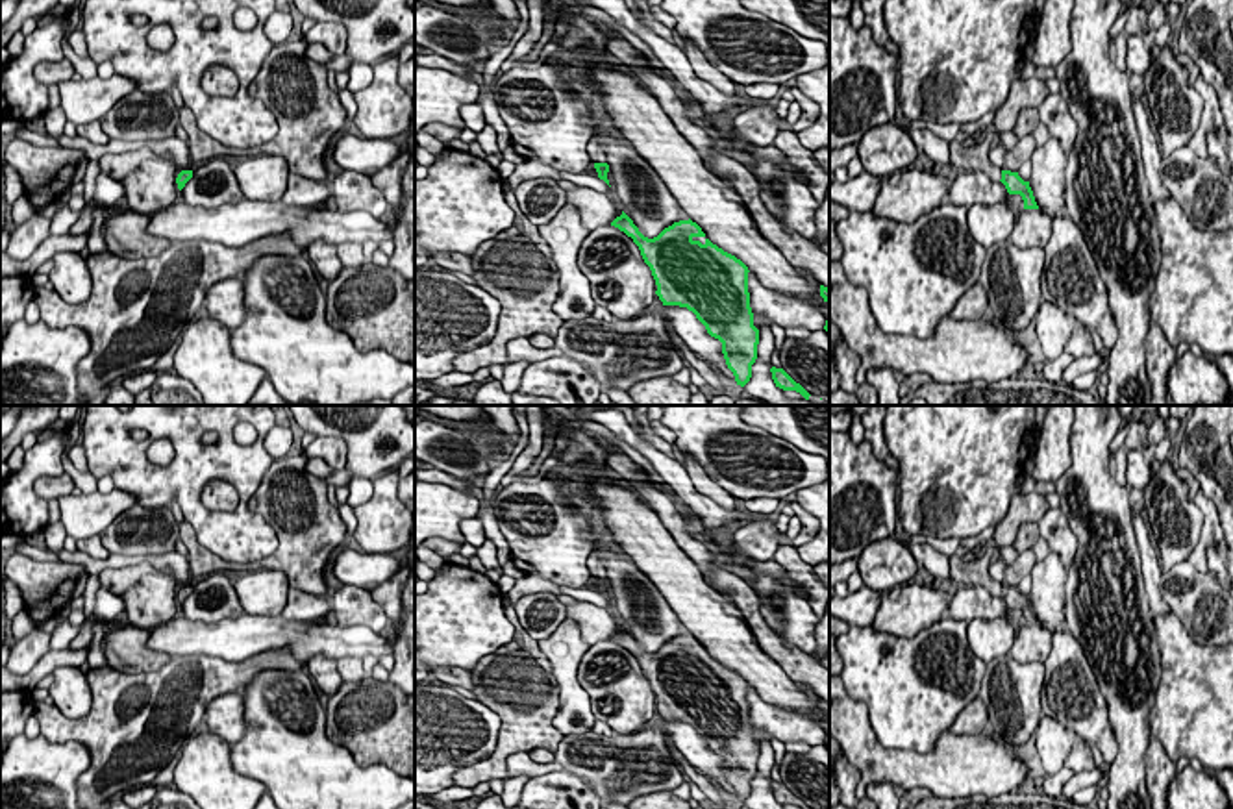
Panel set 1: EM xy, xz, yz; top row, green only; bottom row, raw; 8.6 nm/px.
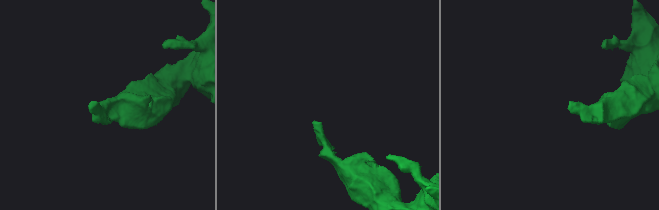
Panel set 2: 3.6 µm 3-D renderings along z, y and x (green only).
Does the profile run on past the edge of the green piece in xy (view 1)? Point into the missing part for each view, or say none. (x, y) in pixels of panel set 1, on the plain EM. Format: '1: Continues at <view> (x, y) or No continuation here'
1: No continuation here

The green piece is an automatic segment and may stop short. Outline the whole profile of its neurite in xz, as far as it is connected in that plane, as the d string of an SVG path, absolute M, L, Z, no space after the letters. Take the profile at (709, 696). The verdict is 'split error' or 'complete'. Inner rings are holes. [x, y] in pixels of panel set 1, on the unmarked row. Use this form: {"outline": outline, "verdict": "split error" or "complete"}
{"outline": "M622 626L611 641L639 661L655 694L663 720L687 722L722 757L722 768L737 800L752 792L759 744L748 707L748 681L713 659L702 642L689 635L674 637L657 652L644 652Z", "verdict": "complete"}

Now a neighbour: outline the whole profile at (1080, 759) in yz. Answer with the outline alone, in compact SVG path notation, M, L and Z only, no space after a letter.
M1085 739L1076 741L1070 755L1065 761L1065 766L1070 768L1074 774L1096 768L1090 746Z

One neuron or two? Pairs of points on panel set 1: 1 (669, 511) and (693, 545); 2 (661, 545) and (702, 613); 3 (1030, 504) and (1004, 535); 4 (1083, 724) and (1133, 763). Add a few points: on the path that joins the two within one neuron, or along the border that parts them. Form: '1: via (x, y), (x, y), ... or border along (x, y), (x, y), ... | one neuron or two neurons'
1: via (671, 519), (685, 537) | one neuron
2: via (663, 561), (689, 597) | one neuron
3: via (1022, 511), (1008, 528) | one neuron
4: border along (1108, 709), (1117, 745), (1111, 763) | two neurons

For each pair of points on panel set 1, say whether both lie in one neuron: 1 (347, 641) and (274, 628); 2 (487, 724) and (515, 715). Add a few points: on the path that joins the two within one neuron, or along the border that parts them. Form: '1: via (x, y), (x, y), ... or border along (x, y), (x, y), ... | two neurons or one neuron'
1: via (328, 639), (306, 639), (293, 634) | one neuron
2: border along (476, 700), (500, 721), (497, 748), (487, 759) | two neurons

